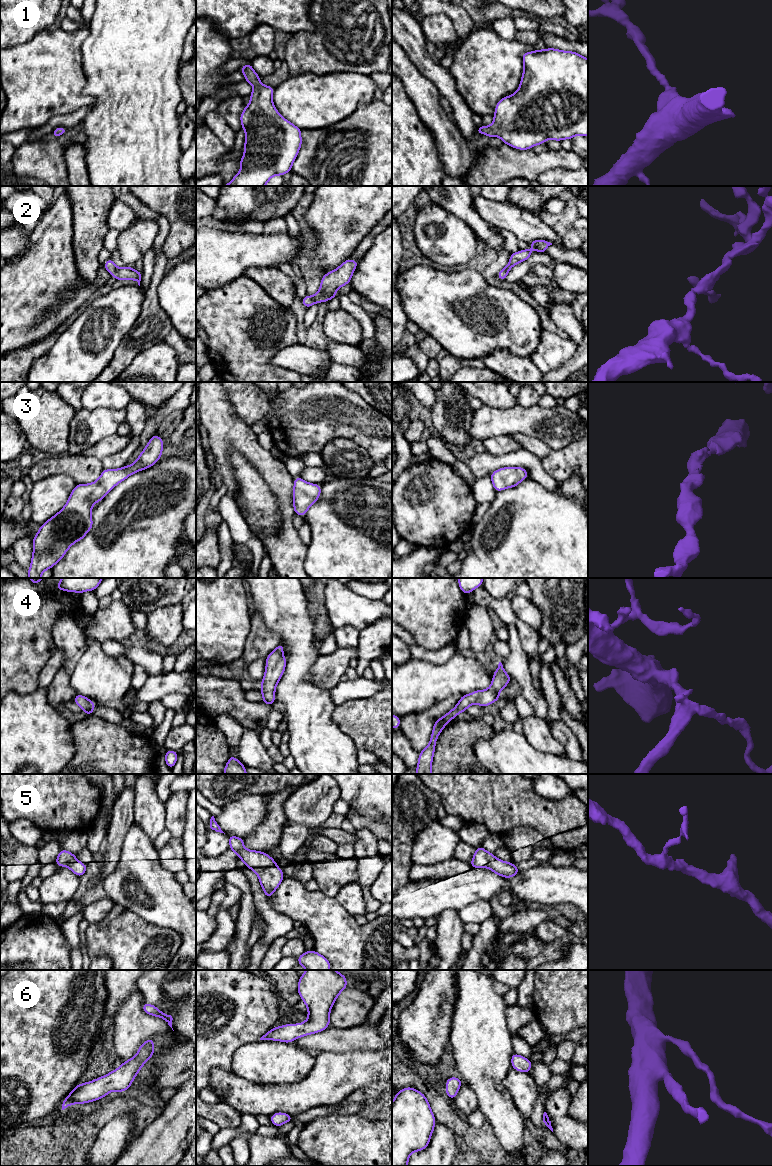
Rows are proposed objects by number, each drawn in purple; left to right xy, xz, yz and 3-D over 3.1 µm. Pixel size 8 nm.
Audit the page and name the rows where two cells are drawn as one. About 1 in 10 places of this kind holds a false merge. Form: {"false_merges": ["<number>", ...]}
{"false_merges": []}

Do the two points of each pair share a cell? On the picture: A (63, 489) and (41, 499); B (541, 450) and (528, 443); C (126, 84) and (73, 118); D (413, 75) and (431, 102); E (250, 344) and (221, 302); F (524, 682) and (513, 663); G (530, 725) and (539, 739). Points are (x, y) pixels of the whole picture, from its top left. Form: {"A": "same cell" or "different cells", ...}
{"A": "same cell", "B": "same cell", "C": "different cells", "D": "same cell", "E": "same cell", "F": "same cell", "G": "same cell"}

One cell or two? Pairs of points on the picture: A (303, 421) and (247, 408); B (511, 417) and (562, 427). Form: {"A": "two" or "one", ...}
{"A": "one", "B": "one"}

